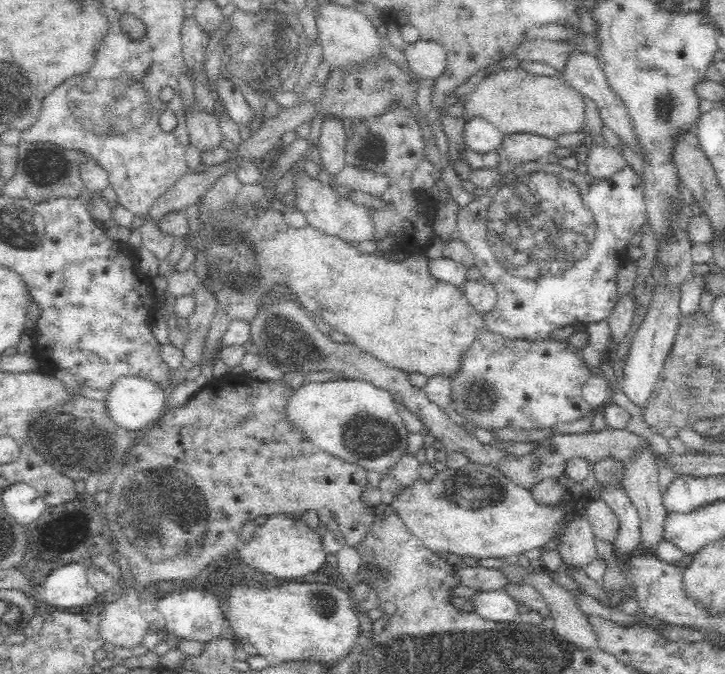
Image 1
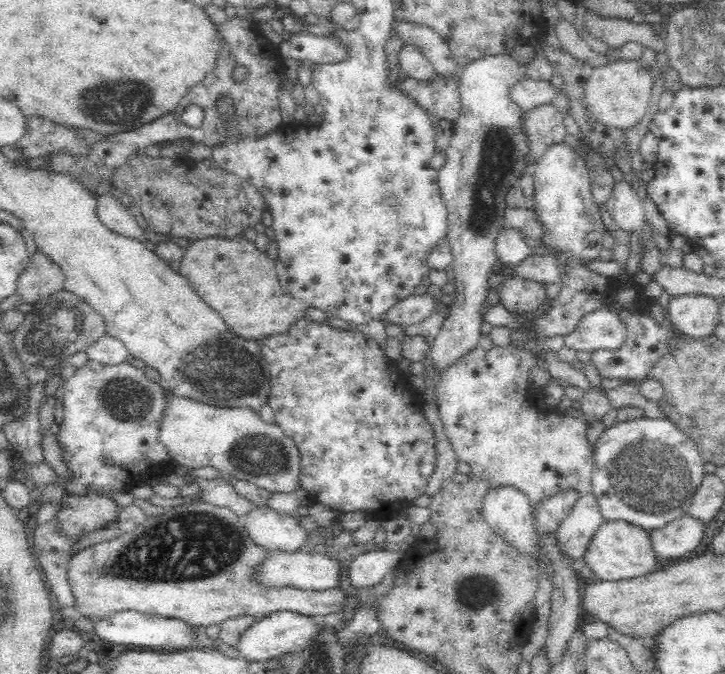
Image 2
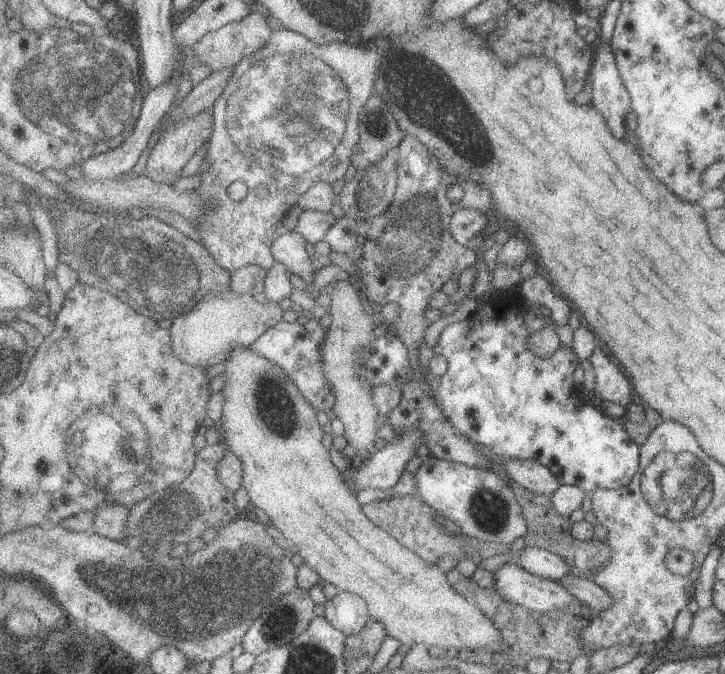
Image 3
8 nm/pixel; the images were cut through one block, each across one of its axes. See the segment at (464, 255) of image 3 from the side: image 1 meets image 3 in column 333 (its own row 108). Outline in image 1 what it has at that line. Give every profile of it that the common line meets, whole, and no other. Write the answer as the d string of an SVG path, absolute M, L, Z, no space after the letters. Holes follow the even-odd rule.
M222 75L219 78L220 80L216 81L216 87L227 114L239 128L244 125L248 126L256 113L244 99L243 92L235 86L232 80L226 80L226 77Z

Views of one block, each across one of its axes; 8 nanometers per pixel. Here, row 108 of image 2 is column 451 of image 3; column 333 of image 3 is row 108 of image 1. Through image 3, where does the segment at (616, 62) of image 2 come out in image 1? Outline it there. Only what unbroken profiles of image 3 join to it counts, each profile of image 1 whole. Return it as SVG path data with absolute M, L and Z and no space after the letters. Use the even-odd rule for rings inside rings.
M518 66L511 70L495 71L482 78L474 92L460 96L464 114L457 120L462 126L480 118L494 125L503 135L532 133L554 139L562 134L578 132L585 122L584 97L563 83L557 76L529 74Z

